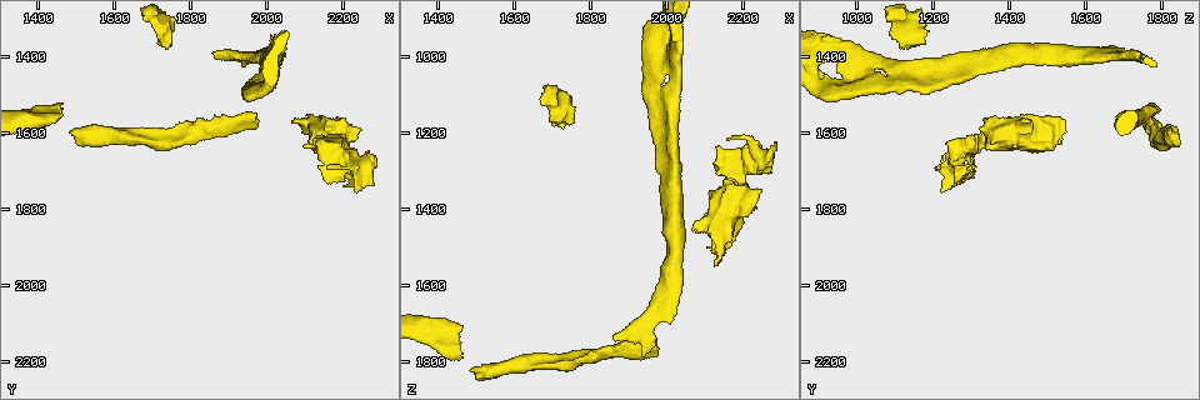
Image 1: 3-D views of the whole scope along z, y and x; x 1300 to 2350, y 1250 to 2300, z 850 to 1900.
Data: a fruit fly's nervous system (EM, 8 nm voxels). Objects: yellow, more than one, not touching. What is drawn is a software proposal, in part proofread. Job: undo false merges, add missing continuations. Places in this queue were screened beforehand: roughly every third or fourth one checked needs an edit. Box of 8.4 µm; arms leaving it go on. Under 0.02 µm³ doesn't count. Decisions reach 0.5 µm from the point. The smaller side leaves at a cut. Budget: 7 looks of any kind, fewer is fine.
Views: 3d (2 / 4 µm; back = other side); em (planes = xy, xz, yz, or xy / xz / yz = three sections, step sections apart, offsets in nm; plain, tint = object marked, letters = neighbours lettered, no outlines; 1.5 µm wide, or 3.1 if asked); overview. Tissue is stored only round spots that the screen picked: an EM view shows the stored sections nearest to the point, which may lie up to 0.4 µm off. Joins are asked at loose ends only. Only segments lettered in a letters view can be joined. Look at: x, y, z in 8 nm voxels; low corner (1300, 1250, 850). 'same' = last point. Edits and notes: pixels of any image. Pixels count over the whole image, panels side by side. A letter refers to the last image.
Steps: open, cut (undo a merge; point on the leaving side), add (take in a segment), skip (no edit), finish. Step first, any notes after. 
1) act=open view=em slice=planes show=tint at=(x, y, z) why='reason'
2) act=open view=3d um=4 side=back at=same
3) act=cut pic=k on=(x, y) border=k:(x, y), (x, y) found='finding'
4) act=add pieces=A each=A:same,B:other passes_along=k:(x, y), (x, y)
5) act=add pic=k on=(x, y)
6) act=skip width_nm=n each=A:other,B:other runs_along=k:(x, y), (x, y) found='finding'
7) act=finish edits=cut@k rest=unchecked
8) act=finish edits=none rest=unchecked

act=open view=em slice=xy step=8 show=tint at=(1955, 1490, 1160) why='an open end'

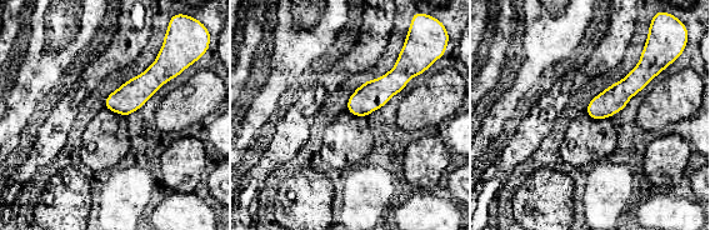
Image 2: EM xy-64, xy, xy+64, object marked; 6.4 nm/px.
act=open view=em slice=planes show=letters at=same

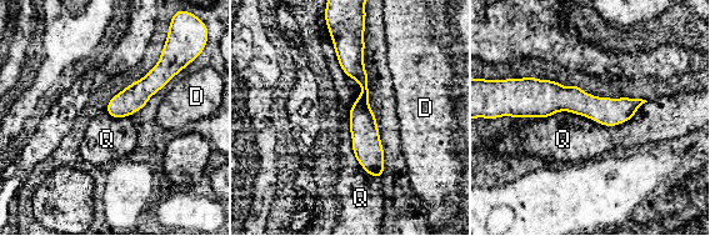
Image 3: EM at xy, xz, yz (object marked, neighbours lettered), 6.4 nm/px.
act=skip width_nm=160 each=D:other,Q:other border=3:(329, 33), (361, 89), (349, 118) found='none of them fits'

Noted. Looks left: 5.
act=open view=3d um=4 at=(1460, 1550, 1710) why='free end'

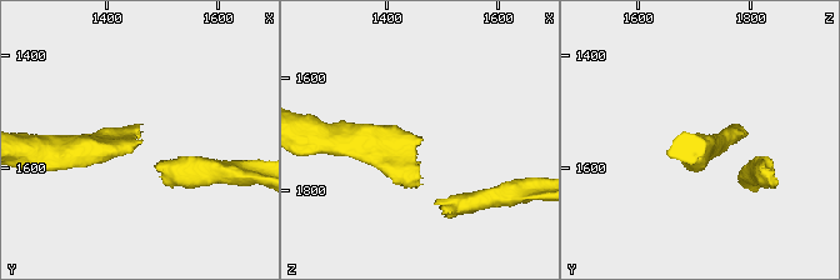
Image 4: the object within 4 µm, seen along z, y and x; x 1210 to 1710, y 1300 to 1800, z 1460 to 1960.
act=open view=em um=3.1 slice=planes show=letters at=(1465, 1550, 1715) why='need the tissue'

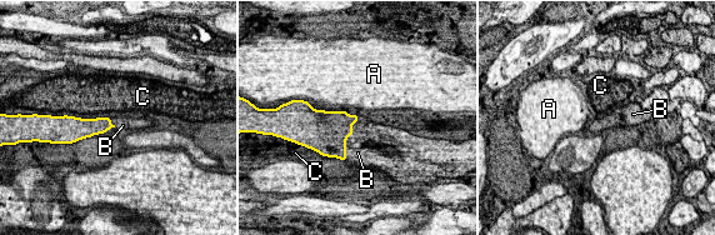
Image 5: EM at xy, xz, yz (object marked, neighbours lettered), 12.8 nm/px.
act=add pieces=B longest_contact=B:400nm each=A:other,B:same,C:other found='the cell continues'

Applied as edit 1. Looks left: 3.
act=finish edits=add@5 rest=unchecked

